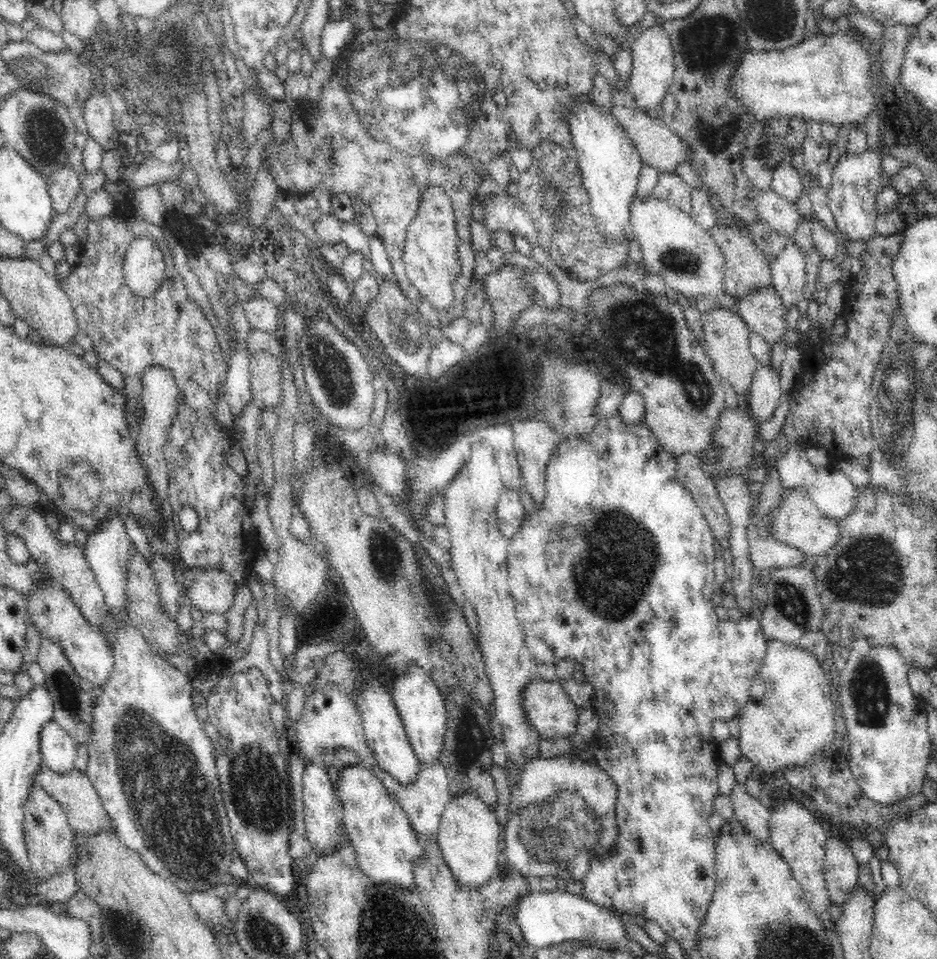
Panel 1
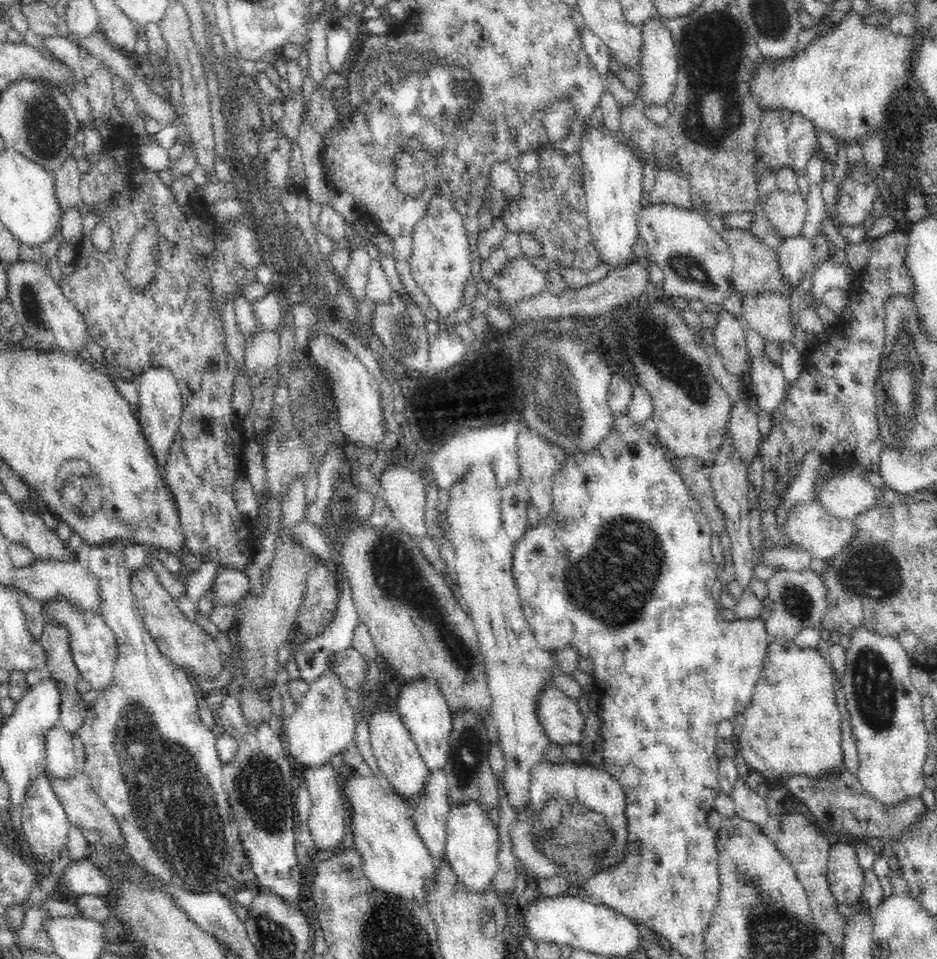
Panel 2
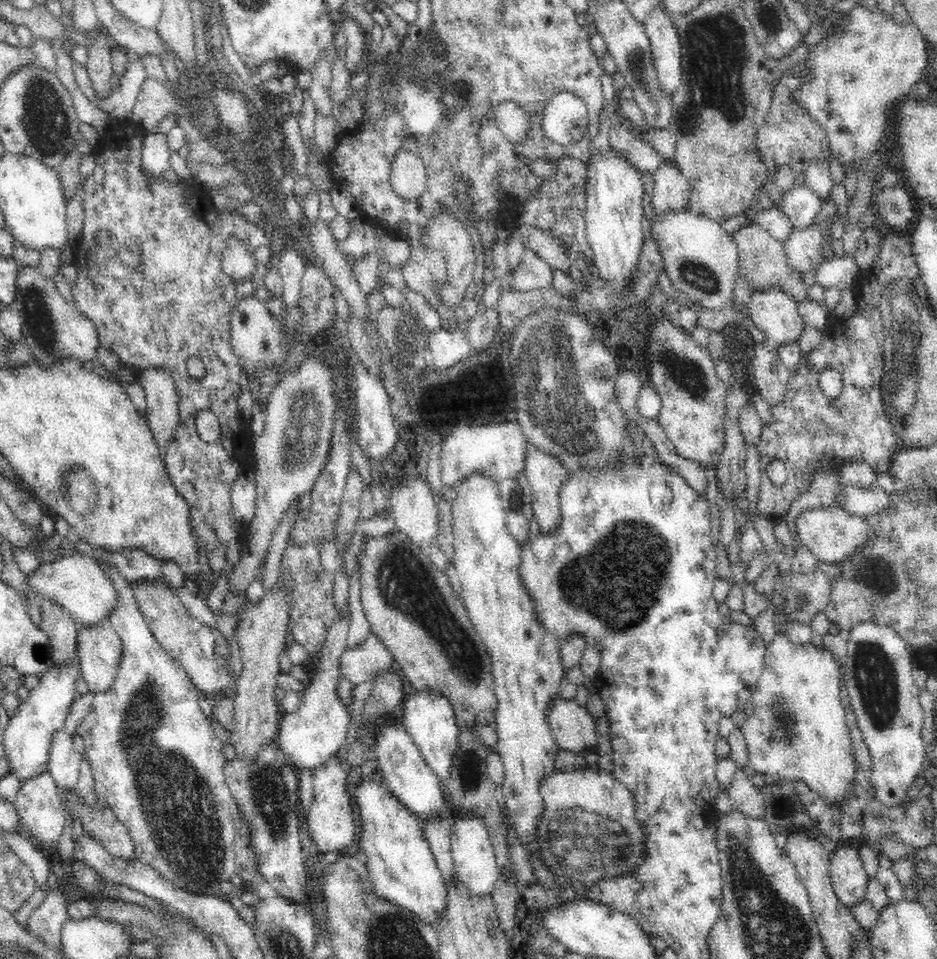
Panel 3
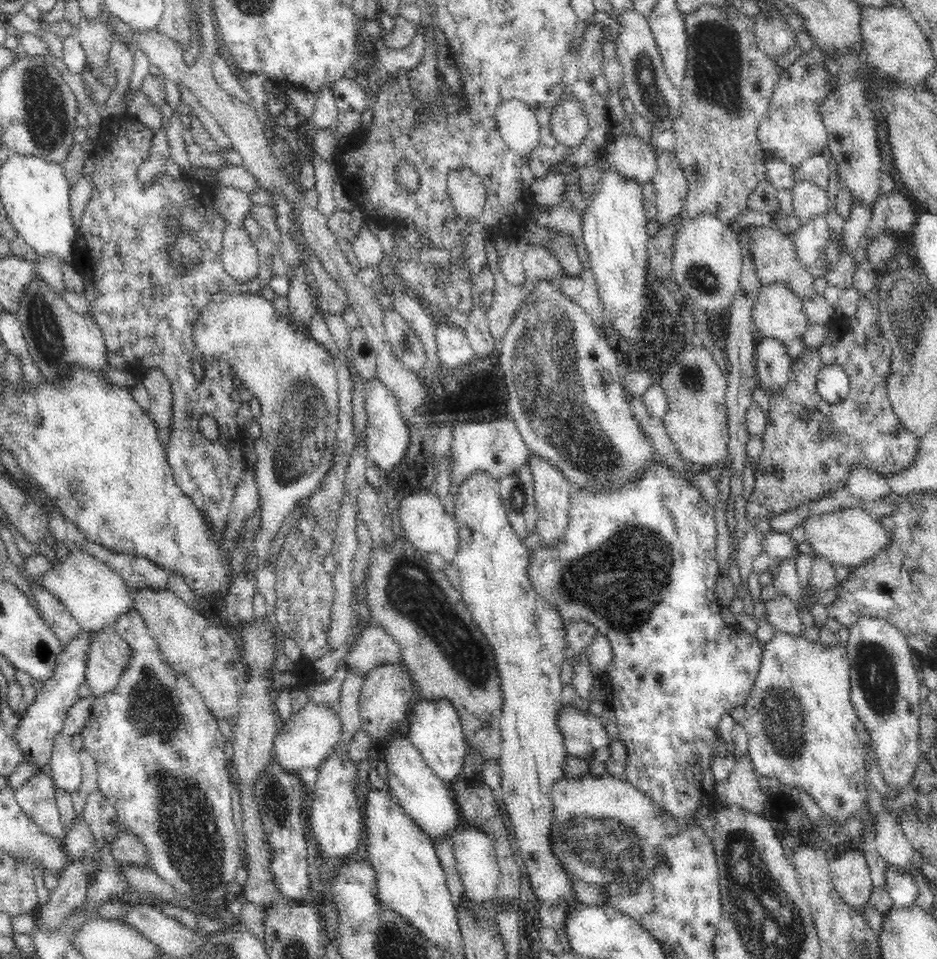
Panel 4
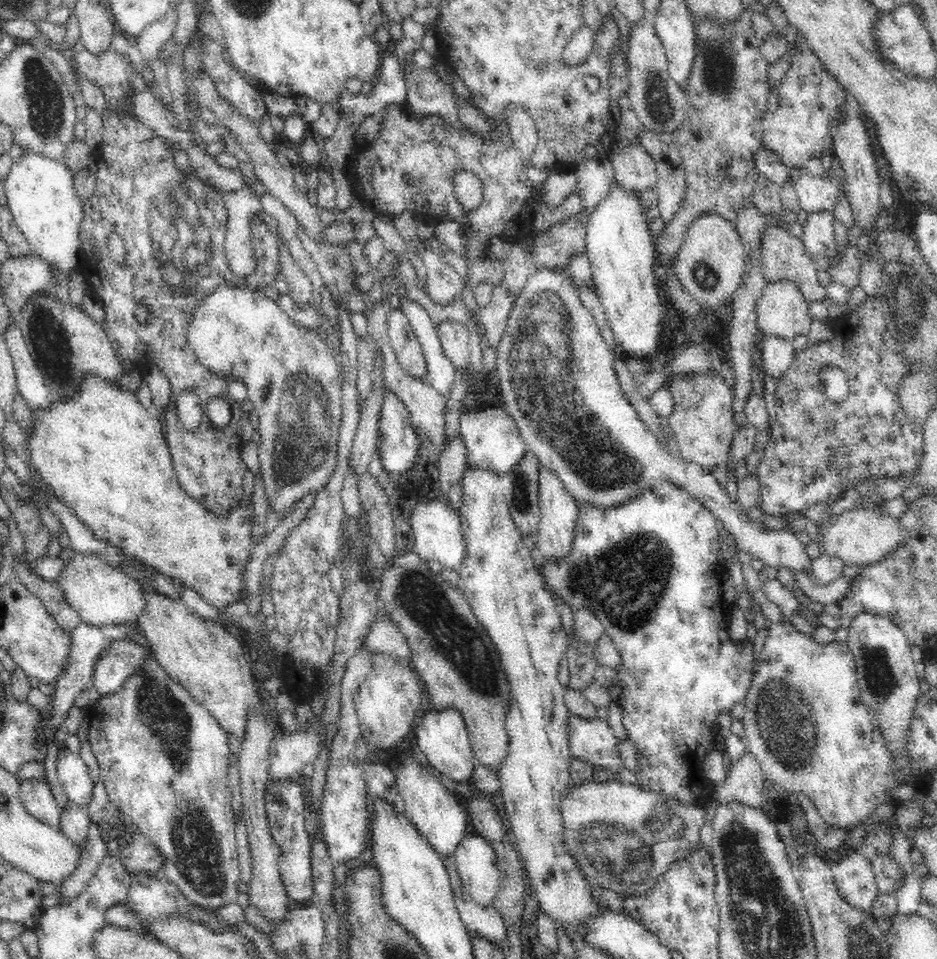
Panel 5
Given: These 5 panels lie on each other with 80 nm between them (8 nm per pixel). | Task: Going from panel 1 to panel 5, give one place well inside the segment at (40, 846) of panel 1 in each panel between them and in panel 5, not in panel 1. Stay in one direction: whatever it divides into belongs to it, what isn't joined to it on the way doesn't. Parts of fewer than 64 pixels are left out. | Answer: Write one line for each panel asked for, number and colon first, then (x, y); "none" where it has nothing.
2: (45, 825)
3: (37, 801)
4: (36, 797)
5: (35, 795)

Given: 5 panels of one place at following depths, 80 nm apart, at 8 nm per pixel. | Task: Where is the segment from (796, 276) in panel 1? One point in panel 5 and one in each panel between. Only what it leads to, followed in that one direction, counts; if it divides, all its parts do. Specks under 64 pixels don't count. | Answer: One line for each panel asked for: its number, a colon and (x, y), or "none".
2: (796, 254)
3: (803, 246)
4: (810, 239)
5: (818, 237)

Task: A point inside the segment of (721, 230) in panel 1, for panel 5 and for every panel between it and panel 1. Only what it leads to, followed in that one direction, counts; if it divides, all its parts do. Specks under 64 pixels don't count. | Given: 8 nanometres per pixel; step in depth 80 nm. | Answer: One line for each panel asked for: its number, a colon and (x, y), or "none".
2: (757, 268)
3: (763, 259)
4: (777, 260)
5: (785, 257)

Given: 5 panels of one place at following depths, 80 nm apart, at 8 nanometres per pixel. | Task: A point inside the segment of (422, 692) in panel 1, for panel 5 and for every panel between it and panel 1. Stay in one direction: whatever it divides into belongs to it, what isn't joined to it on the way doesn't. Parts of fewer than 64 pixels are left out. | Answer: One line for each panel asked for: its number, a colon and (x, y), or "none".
2: (425, 712)
3: (430, 721)
4: (435, 730)
5: (443, 738)

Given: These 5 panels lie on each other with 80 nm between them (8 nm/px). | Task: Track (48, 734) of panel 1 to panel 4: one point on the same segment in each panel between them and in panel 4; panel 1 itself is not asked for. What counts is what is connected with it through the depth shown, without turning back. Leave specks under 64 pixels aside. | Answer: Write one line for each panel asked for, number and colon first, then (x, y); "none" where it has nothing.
2: (61, 761)
3: (64, 761)
4: (66, 770)

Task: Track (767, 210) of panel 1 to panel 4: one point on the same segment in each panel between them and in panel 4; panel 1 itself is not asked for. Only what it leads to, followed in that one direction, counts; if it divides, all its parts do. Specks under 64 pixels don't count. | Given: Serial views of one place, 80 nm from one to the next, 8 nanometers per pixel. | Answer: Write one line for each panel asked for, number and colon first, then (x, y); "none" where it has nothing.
2: (788, 212)
3: (801, 205)
4: (810, 199)

